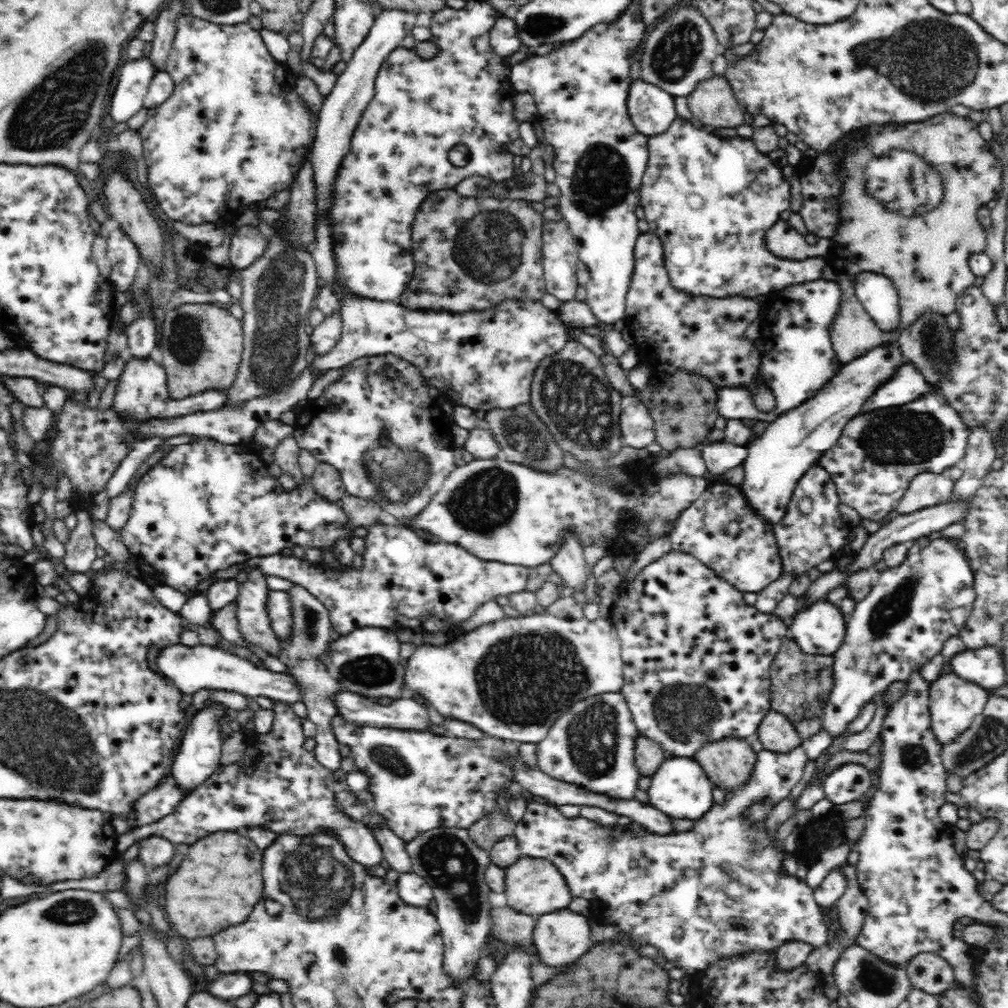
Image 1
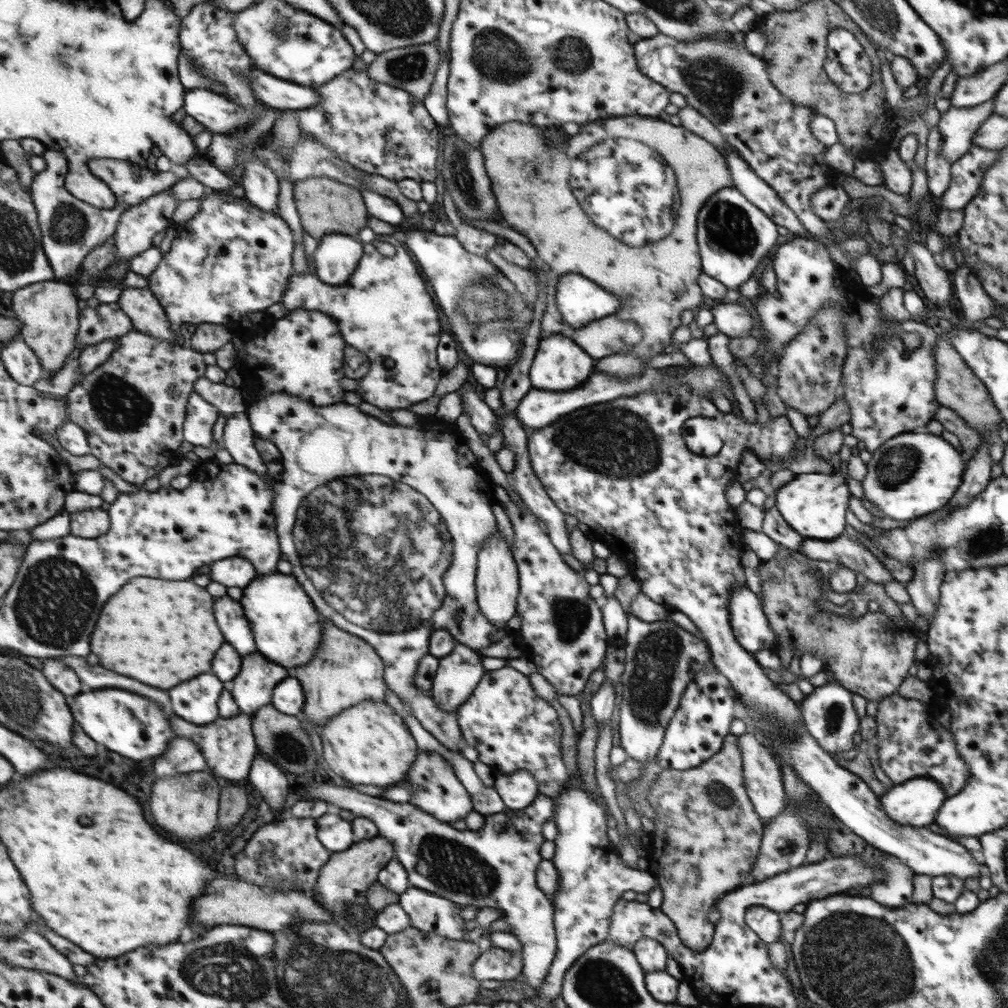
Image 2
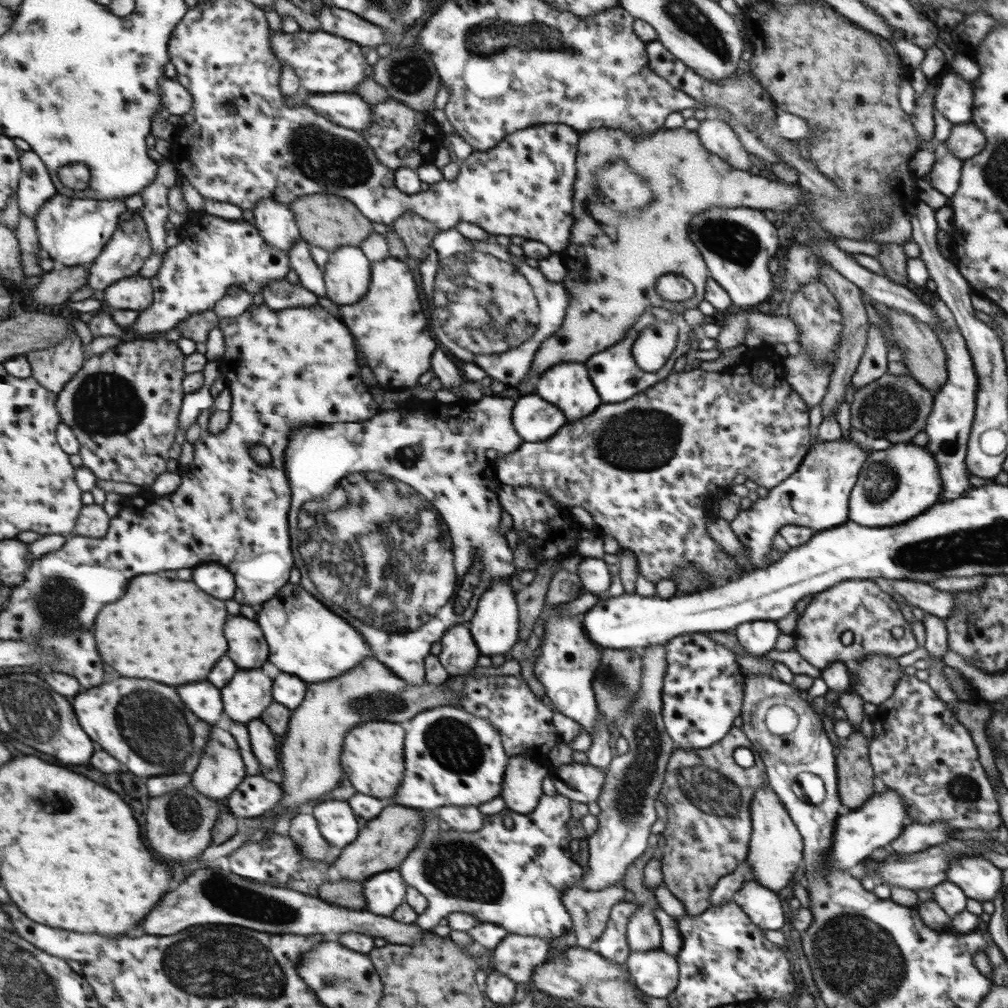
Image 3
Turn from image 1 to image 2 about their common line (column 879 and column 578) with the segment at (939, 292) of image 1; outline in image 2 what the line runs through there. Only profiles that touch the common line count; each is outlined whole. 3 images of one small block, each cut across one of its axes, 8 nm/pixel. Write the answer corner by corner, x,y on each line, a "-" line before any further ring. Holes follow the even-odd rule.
637,115
583,124
577,134
568,136
559,148
549,148
540,134
541,128
533,124
513,120
499,124
492,130
479,144
479,150
484,159
485,172
489,180
493,180
492,194
498,210
503,214
507,226
525,236
533,245
540,262
549,266
545,312
539,318
538,340
552,335
565,336
575,341
576,346
591,358
603,358
615,352
631,352
632,355
649,360
666,351
671,341
670,335
679,327
679,314
683,310
691,310
691,306
699,306
703,300
703,292
697,286
703,268
700,266
700,249
696,243
696,214
715,192
734,187
724,154
681,125
674,126
658,118
-
567,273
583,275
605,288
605,291
621,296
623,306
619,306
619,310
613,314
591,320
587,325
568,326
557,311
554,299
558,278
-
627,324
635,324
642,333
641,340
634,348
629,348
623,342
623,330

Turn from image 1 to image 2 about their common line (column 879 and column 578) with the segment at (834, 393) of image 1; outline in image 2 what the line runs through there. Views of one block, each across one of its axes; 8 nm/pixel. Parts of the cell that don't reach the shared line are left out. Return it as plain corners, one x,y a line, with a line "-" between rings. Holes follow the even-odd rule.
552,335
548,338
539,338
538,348
533,358
533,366
528,371
532,388
549,390
551,392
565,392
581,386
589,380
589,374
593,374
593,362
591,357
583,349
576,346
575,341
560,335

